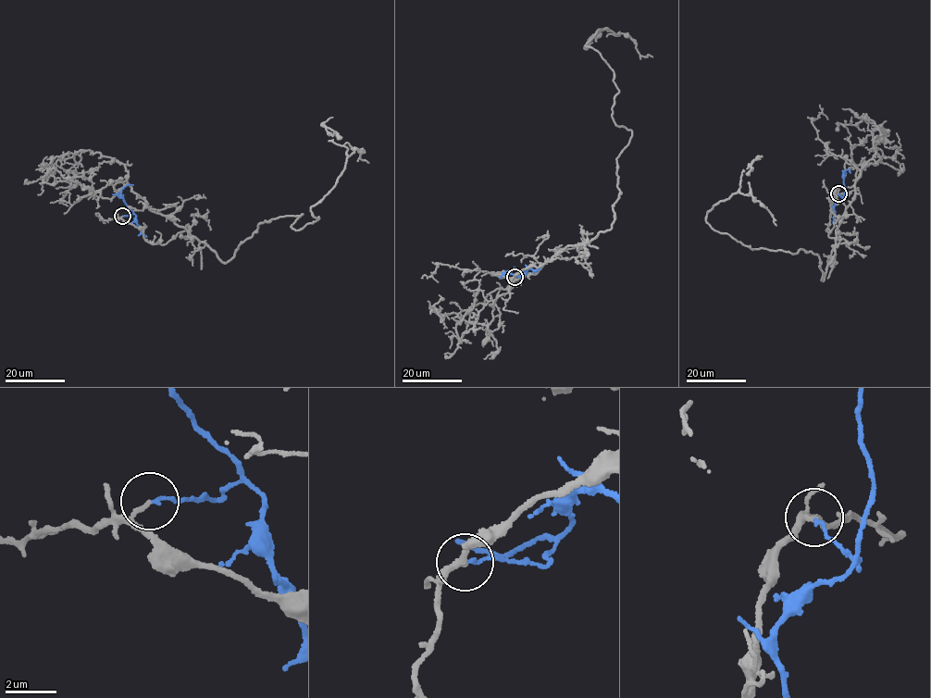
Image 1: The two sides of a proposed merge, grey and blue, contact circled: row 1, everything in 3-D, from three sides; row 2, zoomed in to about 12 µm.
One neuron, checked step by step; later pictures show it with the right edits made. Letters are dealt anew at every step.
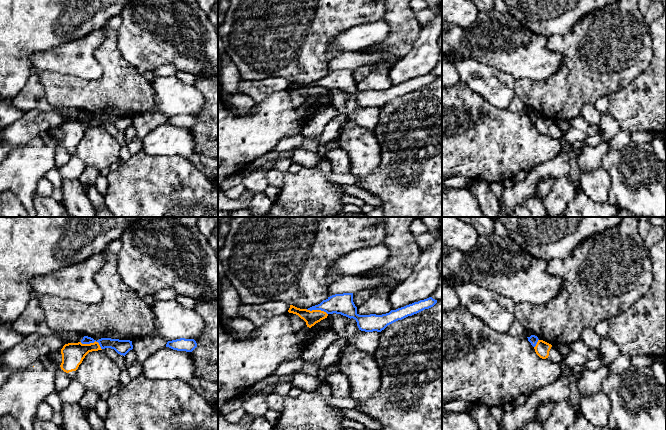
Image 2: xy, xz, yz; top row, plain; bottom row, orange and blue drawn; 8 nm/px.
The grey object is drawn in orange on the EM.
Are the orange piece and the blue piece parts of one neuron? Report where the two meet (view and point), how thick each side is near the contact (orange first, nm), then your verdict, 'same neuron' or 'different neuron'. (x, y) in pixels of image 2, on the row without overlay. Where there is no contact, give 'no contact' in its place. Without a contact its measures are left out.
contact xy (92, 119); calibres 180 and 120 nm; different neuron

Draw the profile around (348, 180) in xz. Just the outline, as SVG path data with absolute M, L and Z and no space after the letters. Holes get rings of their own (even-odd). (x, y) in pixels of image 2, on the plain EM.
M332 172L329 176L330 181L335 181L339 184L346 185L346 186L352 186L356 185L356 177L352 174L349 175L339 175L335 172Z

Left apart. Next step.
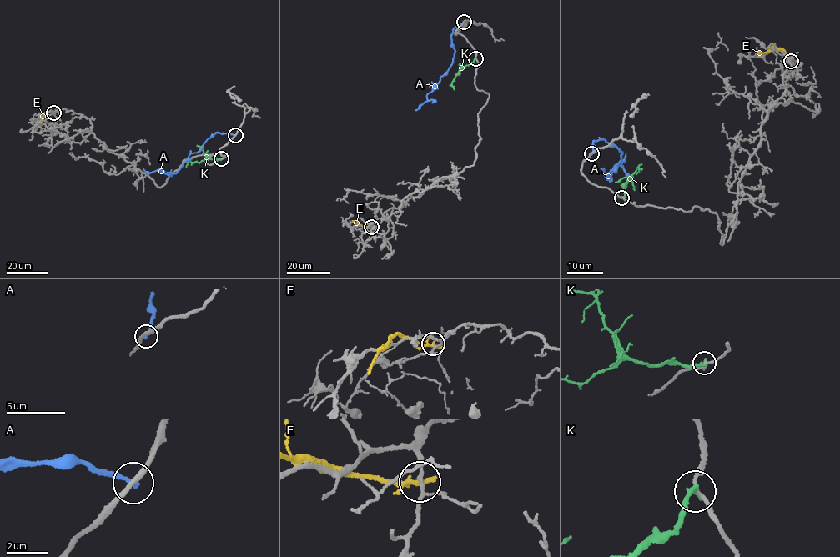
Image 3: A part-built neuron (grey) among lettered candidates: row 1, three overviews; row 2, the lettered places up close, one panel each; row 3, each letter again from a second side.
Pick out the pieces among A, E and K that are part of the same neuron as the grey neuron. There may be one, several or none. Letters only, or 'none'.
none

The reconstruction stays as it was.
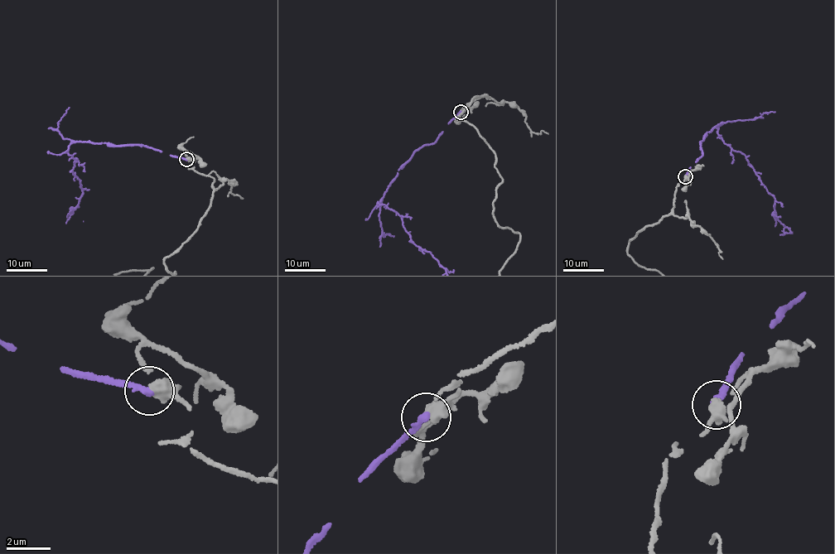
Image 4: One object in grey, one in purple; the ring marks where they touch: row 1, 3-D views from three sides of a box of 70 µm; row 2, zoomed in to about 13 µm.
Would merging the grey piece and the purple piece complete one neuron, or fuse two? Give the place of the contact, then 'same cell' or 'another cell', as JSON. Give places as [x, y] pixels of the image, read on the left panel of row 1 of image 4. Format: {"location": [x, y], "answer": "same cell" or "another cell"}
{"location": [186, 159], "answer": "another cell"}

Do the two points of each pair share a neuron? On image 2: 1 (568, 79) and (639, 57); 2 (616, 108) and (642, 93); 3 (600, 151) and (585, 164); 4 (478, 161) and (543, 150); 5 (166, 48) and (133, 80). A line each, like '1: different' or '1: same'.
1: same
2: same
3: same
4: same
5: different

